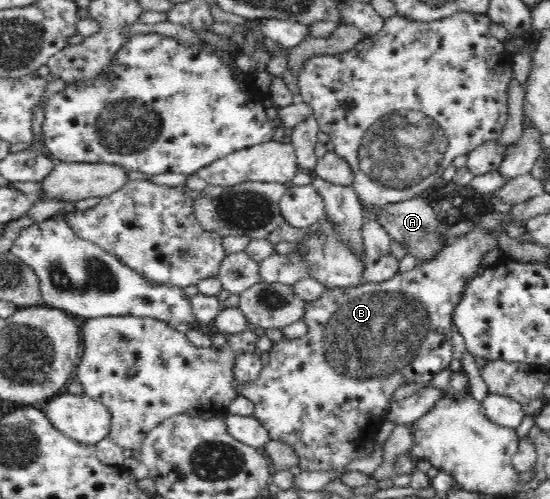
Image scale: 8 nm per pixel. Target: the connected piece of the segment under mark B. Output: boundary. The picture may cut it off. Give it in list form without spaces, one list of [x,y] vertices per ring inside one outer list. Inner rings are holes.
[[[496,212],[479,217],[479,220],[476,221],[476,226],[478,226],[476,231],[464,237],[450,240],[448,247],[445,247],[440,252],[440,255],[436,256],[436,259],[421,263],[405,274],[397,273],[391,280],[377,283],[363,282],[359,286],[347,288],[327,288],[321,298],[306,302],[304,321],[309,328],[309,332],[302,338],[299,338],[299,340],[286,340],[284,338],[279,343],[275,343],[270,351],[271,358],[269,363],[262,366],[263,371],[259,374],[255,382],[239,383],[237,380],[234,381],[233,389],[236,390],[238,396],[247,398],[254,405],[254,418],[261,423],[261,426],[267,429],[270,440],[285,442],[285,444],[294,448],[298,456],[298,466],[301,471],[329,473],[336,469],[345,469],[353,460],[361,457],[361,450],[370,446],[379,432],[381,425],[387,421],[387,414],[389,414],[389,406],[391,406],[393,393],[403,385],[429,382],[436,374],[439,374],[439,370],[423,370],[423,374],[415,372],[417,368],[425,368],[425,360],[427,360],[425,356],[439,356],[443,360],[441,366],[443,366],[444,370],[450,366],[453,360],[452,312],[461,300],[467,281],[475,274],[477,266],[481,264],[483,254],[487,250],[491,250],[491,248],[502,247],[501,244],[498,244],[497,239],[495,239],[495,234],[502,232],[503,230],[499,226],[508,221],[509,215],[501,215]]]

